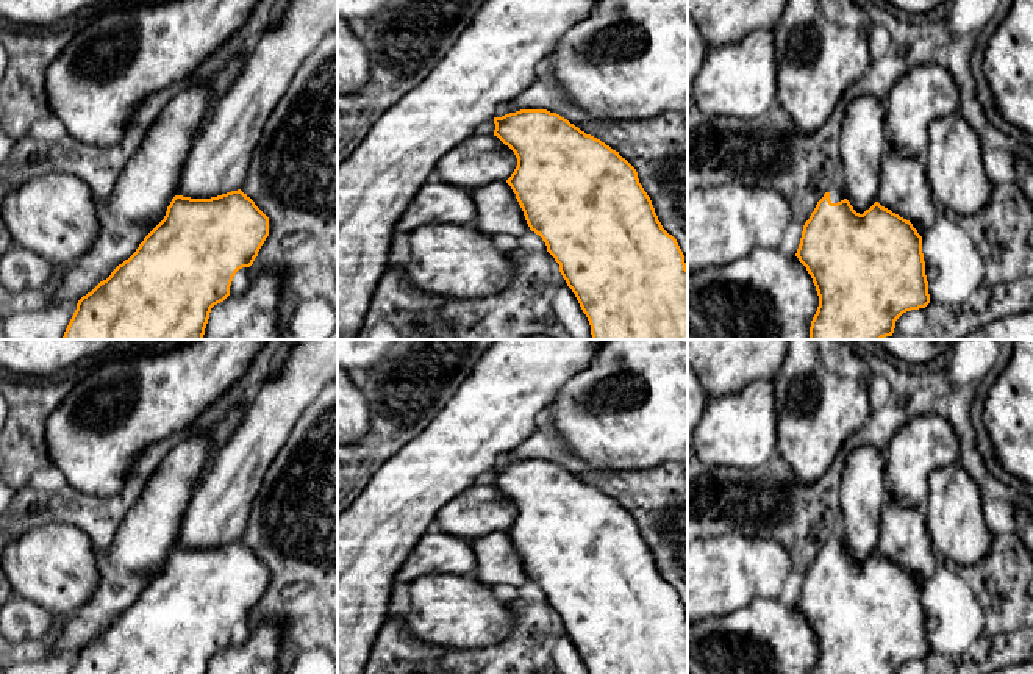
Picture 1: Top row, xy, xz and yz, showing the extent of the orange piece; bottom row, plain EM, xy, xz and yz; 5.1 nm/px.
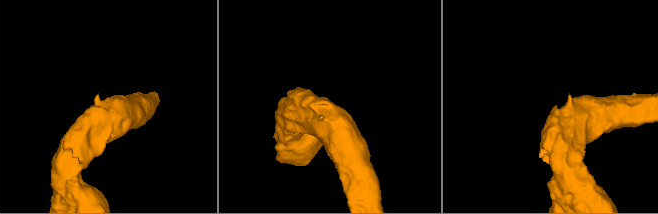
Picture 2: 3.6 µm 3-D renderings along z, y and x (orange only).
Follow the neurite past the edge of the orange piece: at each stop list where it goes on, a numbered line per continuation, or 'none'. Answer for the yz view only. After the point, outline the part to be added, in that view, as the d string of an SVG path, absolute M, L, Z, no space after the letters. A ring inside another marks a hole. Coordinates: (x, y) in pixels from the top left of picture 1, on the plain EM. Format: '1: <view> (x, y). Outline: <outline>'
1: yz (836, 543). Outline: M841 535L830 538L828 543L830 543L831 554L838 554L845 549L845 544Z

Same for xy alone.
1: xy (218, 512). Outline: M298 339L297 346L278 360L247 403L236 430L214 452L184 511L177 546L211 549L241 538L270 463L288 441L300 414L336 375L338 339Z

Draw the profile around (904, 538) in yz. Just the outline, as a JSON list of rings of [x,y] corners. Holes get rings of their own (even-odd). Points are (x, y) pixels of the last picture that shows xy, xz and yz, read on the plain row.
[[[888,497],[880,513],[877,552],[910,571],[924,588],[935,569],[935,547],[927,532],[925,511]]]

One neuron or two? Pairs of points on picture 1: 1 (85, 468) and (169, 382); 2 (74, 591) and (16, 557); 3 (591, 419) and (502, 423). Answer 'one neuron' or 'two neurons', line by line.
1: one neuron
2: one neuron
3: two neurons

